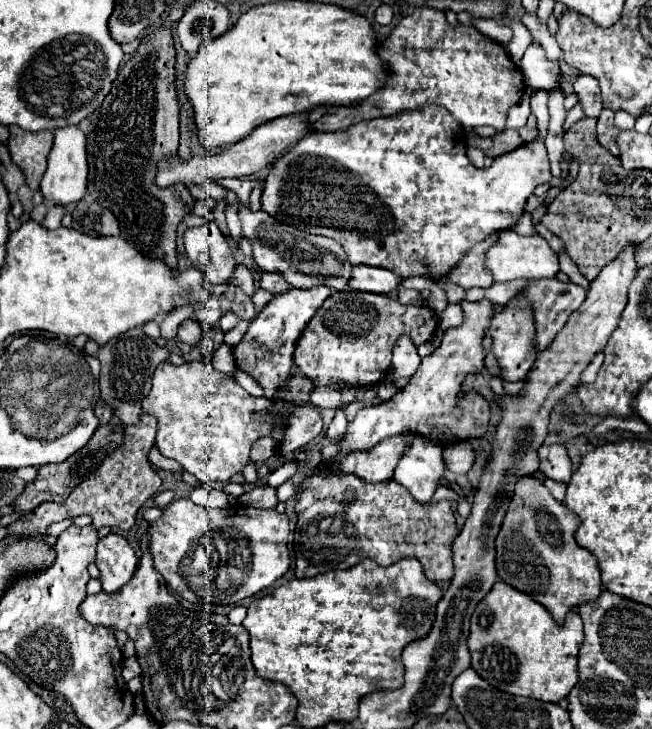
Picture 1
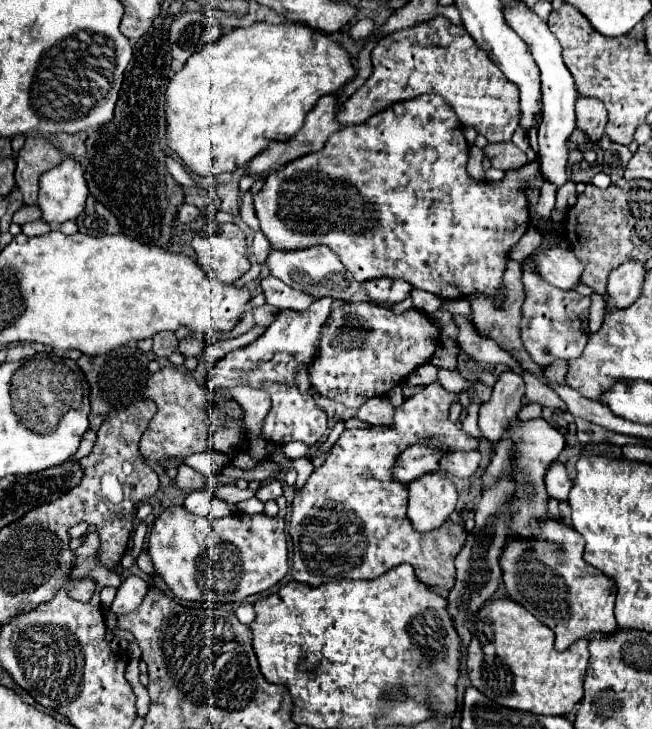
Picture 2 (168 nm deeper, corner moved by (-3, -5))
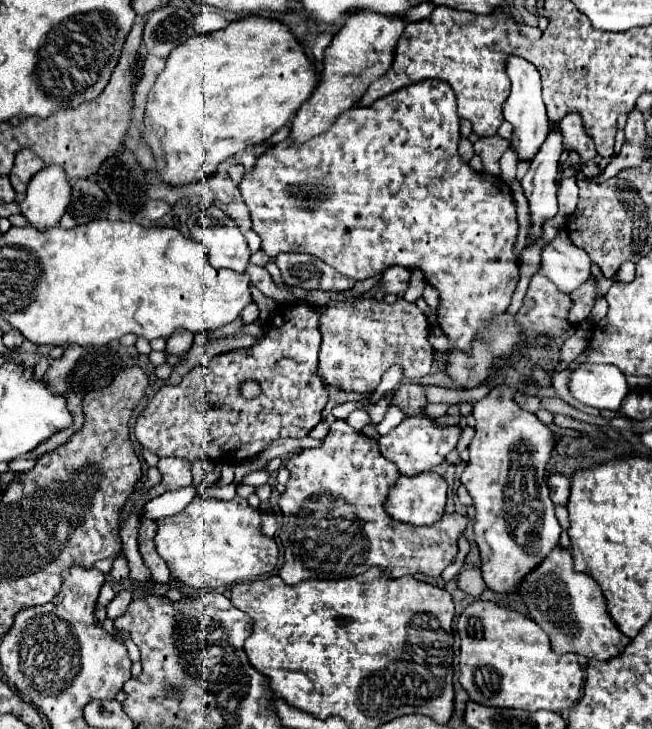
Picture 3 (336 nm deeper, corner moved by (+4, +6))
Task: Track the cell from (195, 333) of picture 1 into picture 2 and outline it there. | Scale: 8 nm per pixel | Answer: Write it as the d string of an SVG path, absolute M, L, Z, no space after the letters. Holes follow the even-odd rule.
M183 338L181 342L179 342L179 352L185 356L185 358L189 358L189 356L201 356L203 354L203 350L205 350L205 342L201 342L201 340L197 340L197 338Z

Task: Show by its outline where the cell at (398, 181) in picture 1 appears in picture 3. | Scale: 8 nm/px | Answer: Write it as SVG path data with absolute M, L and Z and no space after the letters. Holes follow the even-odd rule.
M440 79L420 81L420 83L408 85L404 89L398 89L396 93L390 93L388 97L382 97L368 107L352 107L352 109L344 111L338 117L338 123L334 123L334 125L336 127L332 127L330 131L312 137L306 143L294 143L294 141L286 139L286 141L272 145L266 153L262 153L256 159L254 169L244 173L238 187L240 187L240 193L242 193L246 207L250 211L252 229L262 239L262 251L268 257L276 257L278 253L290 253L290 251L310 253L314 257L320 257L324 263L332 265L336 271L340 271L346 277L352 277L356 281L374 277L392 265L402 265L408 269L414 269L418 265L424 273L426 283L436 287L440 293L440 305L438 305L436 317L438 317L438 325L440 325L442 333L448 337L452 347L458 347L464 351L470 349L476 331L490 317L500 315L508 309L510 297L512 297L516 283L520 279L520 263L518 263L518 257L514 253L514 245L516 245L516 237L518 237L518 221L516 221L516 205L514 205L512 191L510 191L508 183L504 183L502 179L498 179L490 173L476 173L458 155L460 117L456 113L456 97L454 97L452 87Z

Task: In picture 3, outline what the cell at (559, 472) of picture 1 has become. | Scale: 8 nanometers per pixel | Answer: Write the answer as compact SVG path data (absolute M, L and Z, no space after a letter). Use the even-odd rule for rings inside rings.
M552 475L548 479L548 487L550 487L550 499L554 505L564 505L568 503L568 495L570 495L570 479L564 475Z

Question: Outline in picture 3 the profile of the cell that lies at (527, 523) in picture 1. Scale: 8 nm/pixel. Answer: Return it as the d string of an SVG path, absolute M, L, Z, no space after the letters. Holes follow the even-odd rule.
M556 547L542 565L524 579L520 595L528 605L530 617L546 631L554 653L576 653L596 661L618 657L630 639L612 623L598 583L584 573L576 573L572 565L572 553Z

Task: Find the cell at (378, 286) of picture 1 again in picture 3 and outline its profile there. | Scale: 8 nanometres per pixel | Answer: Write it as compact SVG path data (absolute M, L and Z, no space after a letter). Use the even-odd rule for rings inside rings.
M394 265L394 267L388 267L382 275L382 281L380 285L384 285L386 293L404 293L408 289L408 283L410 283L410 277L412 277L412 271L406 269L406 267L400 267L400 265Z

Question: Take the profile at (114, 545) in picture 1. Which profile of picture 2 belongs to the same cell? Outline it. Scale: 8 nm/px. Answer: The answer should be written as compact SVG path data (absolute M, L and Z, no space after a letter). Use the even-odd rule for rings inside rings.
M129 576L117 588L117 596L111 604L111 610L115 614L127 614L141 604L145 594L147 594L147 582L139 576Z

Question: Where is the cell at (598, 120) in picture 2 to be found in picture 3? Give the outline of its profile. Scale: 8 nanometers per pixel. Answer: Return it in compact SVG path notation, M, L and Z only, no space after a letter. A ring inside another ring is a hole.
M576 113L566 115L560 121L560 133L564 137L564 151L576 151L580 155L580 161L590 161L590 159L596 157L594 143L584 133L582 119Z

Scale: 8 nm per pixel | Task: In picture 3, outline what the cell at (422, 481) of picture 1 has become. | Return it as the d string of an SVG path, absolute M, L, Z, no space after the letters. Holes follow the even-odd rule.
M424 471L414 477L398 477L396 483L392 485L392 489L388 491L384 509L396 521L410 523L410 525L432 525L432 523L440 521L440 517L444 515L446 489L448 489L446 481L434 471Z

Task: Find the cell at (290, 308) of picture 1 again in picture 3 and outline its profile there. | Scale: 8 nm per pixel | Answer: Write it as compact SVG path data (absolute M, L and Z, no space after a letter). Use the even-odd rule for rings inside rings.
M300 303L288 307L284 313L280 313L280 317L282 325L272 325L266 329L260 343L254 347L216 355L210 359L210 363L196 365L192 371L188 371L178 385L162 387L136 419L134 435L140 445L154 451L158 457L240 463L256 457L264 447L280 437L306 437L320 423L322 409L330 399L326 393L326 383L318 375L318 349L322 341L318 329L318 311L306 303ZM246 381L256 381L260 385L258 397L242 397L240 387Z

